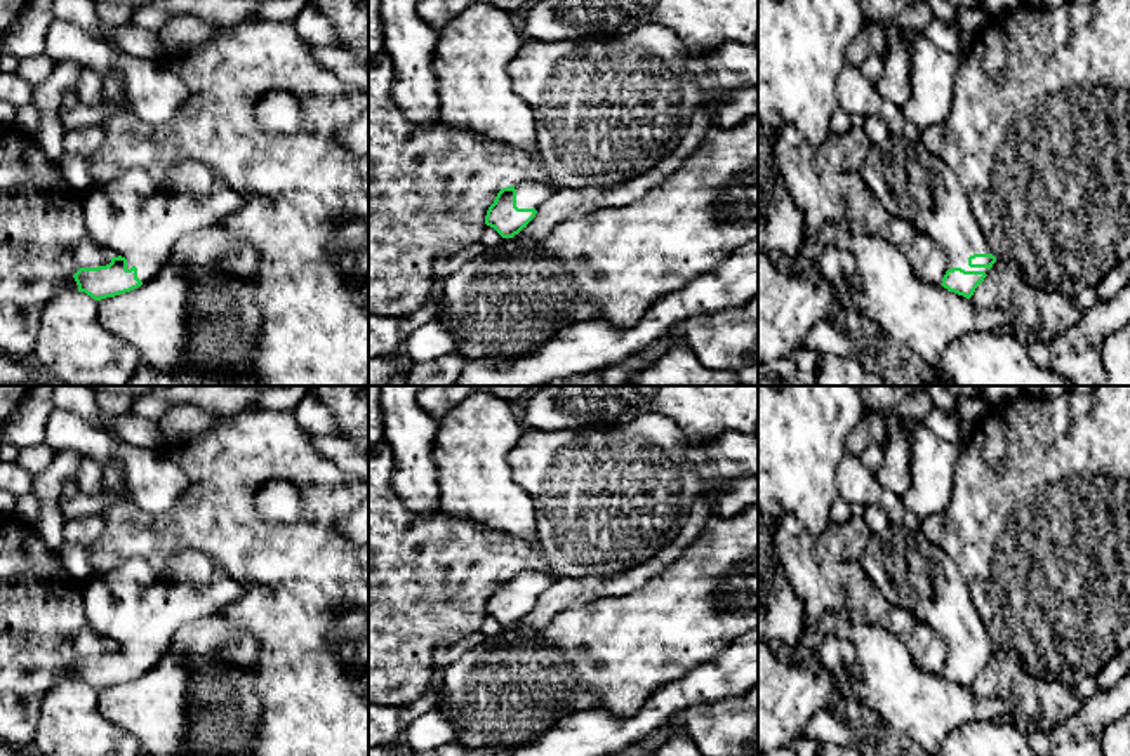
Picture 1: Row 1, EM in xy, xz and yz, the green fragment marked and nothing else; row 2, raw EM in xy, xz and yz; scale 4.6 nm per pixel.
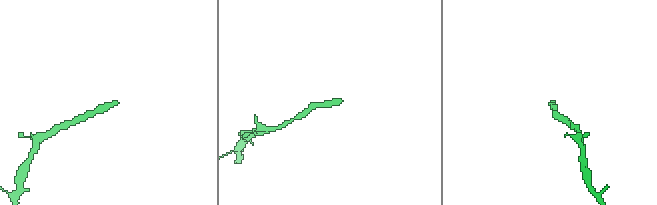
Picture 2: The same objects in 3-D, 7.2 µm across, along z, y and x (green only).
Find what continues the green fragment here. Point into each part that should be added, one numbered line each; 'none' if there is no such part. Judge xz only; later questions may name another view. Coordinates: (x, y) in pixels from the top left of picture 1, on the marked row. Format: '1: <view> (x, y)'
1: xz (529, 195)

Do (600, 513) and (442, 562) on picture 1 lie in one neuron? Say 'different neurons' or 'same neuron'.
same neuron

